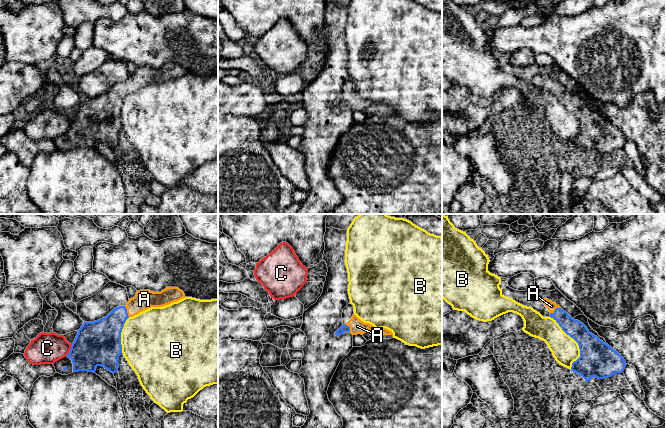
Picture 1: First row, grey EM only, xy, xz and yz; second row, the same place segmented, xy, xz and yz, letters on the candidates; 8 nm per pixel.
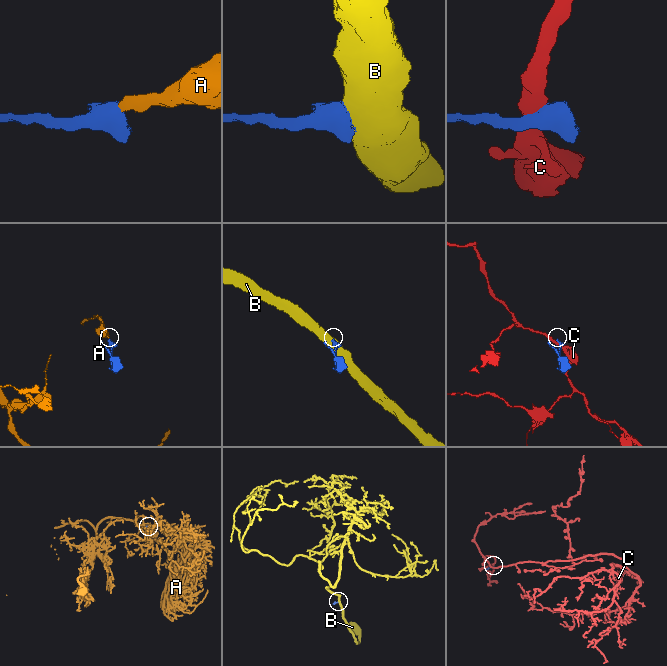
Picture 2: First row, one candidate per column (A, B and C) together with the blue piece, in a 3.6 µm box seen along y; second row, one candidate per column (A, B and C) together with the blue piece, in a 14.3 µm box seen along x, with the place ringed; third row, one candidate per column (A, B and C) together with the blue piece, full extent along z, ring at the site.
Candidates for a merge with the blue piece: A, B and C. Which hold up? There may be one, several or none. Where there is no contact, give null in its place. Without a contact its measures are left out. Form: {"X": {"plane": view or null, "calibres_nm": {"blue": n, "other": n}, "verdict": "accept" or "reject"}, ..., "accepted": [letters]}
{"A": {"plane": "yz", "calibres_nm": {"blue": 150, "other": 80}, "verdict": "accept"}, "B": {"plane": "yz", "calibres_nm": {"blue": 280, "other": 220}, "verdict": "reject"}, "C": {"plane": "xy", "calibres_nm": {"blue": 360, "other": 260}, "verdict": "reject"}, "accepted": ["A"]}

